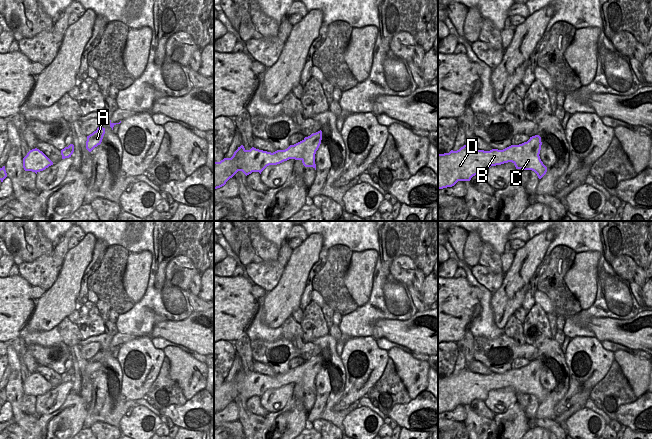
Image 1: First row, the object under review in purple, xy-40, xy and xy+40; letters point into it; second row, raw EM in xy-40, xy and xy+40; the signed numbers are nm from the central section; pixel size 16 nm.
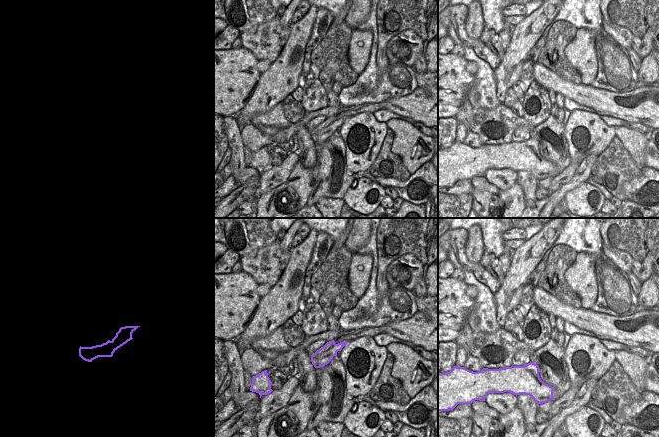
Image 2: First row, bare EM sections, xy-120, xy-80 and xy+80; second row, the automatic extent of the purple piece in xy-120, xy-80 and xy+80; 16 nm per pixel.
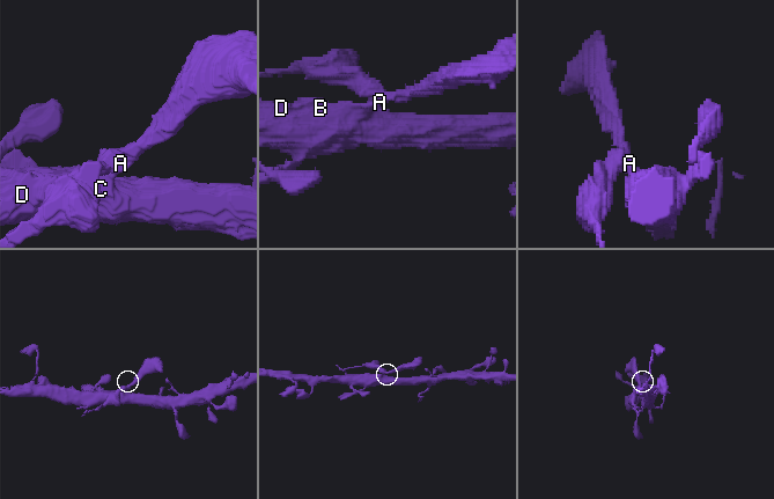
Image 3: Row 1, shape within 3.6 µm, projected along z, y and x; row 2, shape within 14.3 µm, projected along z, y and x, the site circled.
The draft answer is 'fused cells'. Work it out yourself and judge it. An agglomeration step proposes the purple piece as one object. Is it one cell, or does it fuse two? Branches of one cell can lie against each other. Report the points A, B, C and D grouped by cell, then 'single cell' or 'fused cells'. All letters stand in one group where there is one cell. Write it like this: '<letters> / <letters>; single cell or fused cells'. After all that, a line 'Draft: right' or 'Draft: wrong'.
A B C D; single cell
Draft: wrong

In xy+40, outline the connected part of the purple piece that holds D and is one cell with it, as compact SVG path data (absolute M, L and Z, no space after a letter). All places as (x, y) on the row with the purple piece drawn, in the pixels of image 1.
M535 135L527 142L503 150L478 150L464 145L457 151L438 153L438 190L452 187L458 181L470 181L475 175L485 178L491 166L512 162L516 169L532 170L541 179L547 167L540 159L541 137Z

